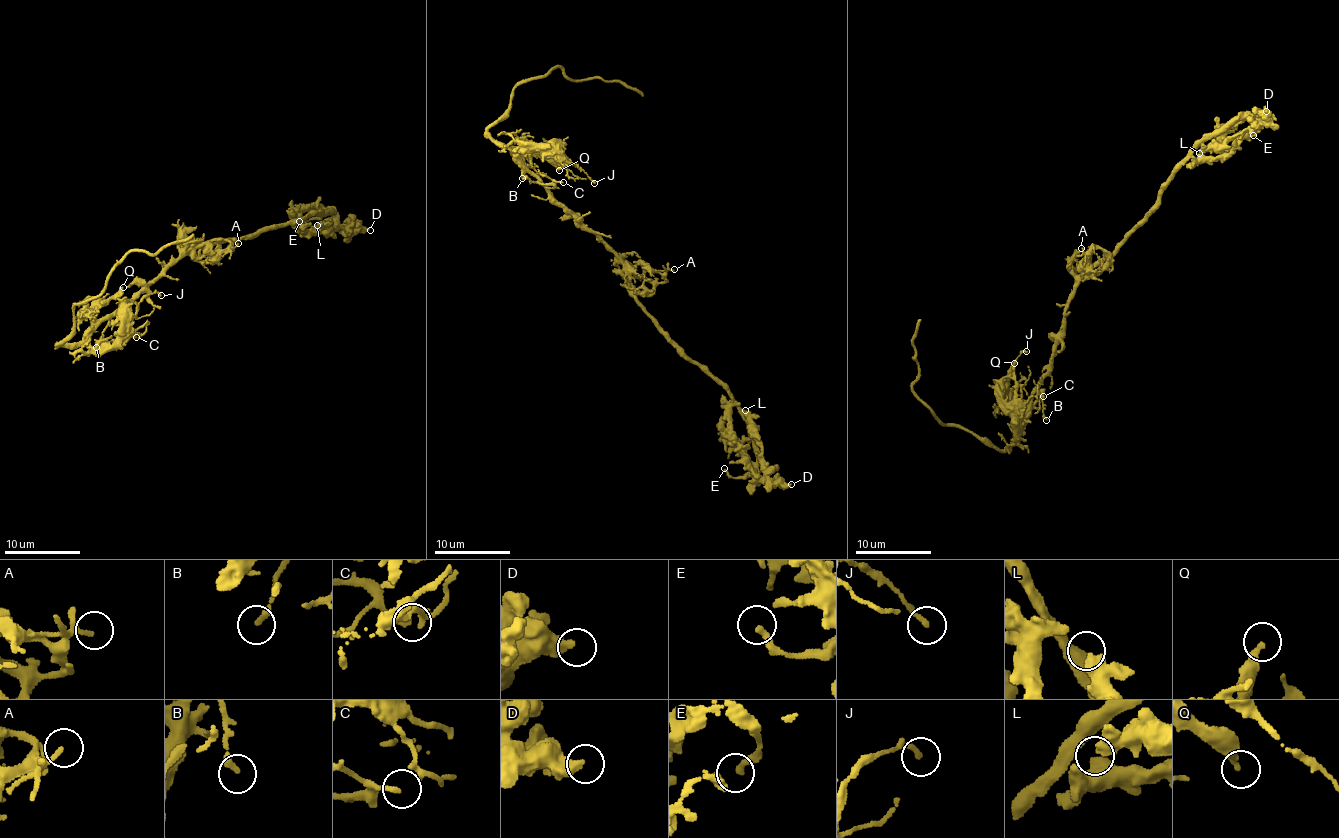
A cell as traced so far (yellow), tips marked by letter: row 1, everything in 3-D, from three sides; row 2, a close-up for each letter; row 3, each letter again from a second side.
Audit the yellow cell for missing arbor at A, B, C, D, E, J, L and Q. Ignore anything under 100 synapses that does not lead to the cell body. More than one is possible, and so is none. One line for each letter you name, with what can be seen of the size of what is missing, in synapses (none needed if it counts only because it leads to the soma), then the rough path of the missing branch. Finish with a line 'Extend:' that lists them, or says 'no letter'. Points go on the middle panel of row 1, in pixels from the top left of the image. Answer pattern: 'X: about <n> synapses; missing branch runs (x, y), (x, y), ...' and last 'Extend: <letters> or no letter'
Extend: no letter

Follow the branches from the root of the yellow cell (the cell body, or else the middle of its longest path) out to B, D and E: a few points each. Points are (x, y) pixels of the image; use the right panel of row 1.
B: (1065, 319), (1063, 338), (1043, 371), (1038, 388), (1042, 415), (1046, 420)
D: (1065, 319), (1066, 305), (1084, 277), (1101, 258), (1113, 257), (1182, 164), (1189, 158), (1229, 157), (1266, 111)
E: (1065, 319), (1084, 277), (1101, 258), (1113, 257), (1182, 160), (1239, 120), (1258, 122), (1253, 135)

